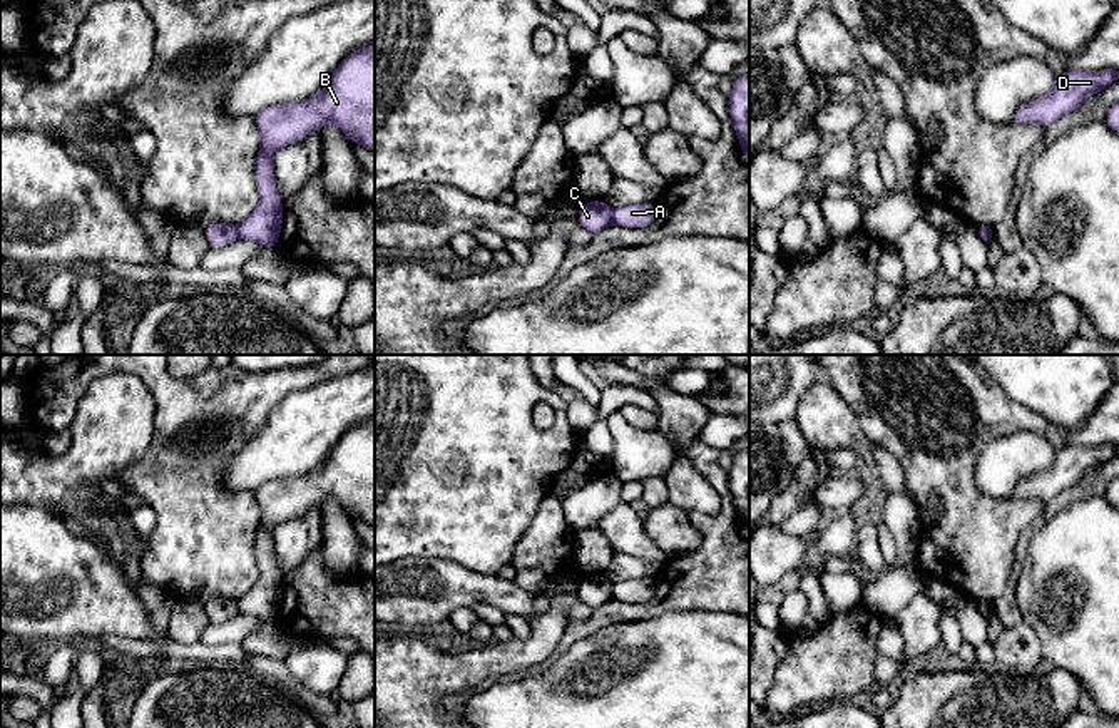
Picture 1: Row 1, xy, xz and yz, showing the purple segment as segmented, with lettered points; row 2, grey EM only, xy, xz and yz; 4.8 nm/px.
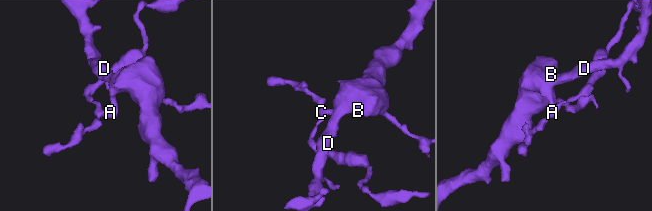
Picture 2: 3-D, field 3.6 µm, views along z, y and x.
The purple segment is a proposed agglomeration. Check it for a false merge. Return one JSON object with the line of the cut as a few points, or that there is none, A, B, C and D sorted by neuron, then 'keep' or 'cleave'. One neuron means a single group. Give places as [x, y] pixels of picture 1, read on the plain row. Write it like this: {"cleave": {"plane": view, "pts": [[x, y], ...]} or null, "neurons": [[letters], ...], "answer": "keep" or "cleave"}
{"cleave": {"plane": "xz", "pts": [[613, 584], [611, 598]]}, "neurons": [["A", "B", "D"], ["C"]], "answer": "cleave"}

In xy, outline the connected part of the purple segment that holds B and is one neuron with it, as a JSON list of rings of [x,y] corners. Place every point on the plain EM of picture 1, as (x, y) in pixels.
[[[375,420],[345,432],[314,472],[269,480],[254,494],[261,515],[256,532],[259,577],[236,606],[269,624],[276,623],[283,601],[283,574],[274,556],[278,524],[333,497],[348,517],[375,527]]]

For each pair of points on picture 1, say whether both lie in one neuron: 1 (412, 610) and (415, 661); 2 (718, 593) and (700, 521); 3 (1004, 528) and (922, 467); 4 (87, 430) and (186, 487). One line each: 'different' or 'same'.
1: different
2: same
3: same
4: different

